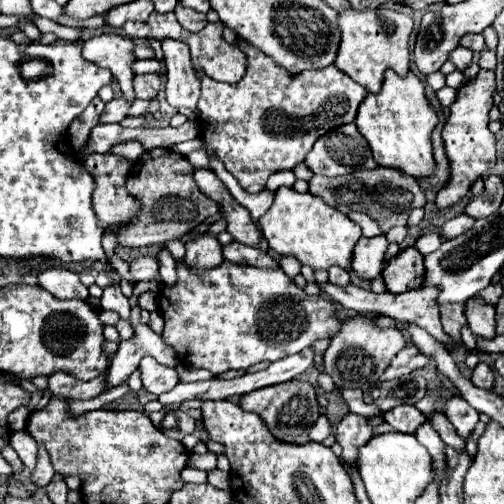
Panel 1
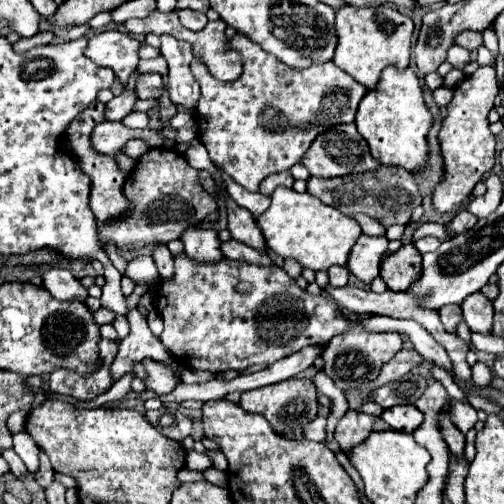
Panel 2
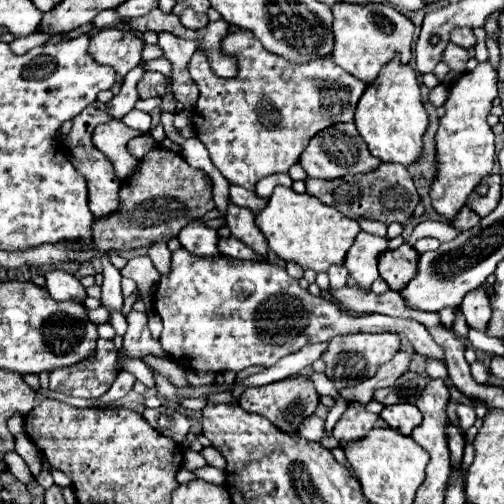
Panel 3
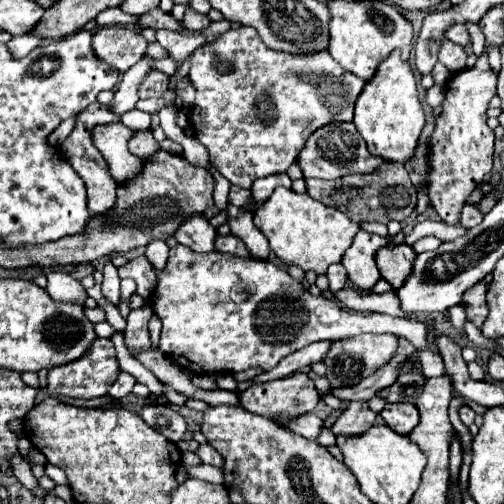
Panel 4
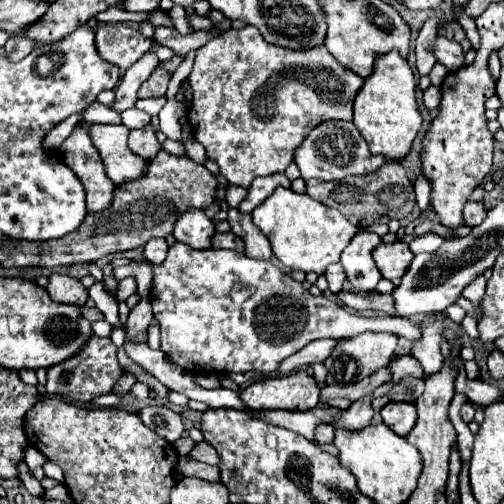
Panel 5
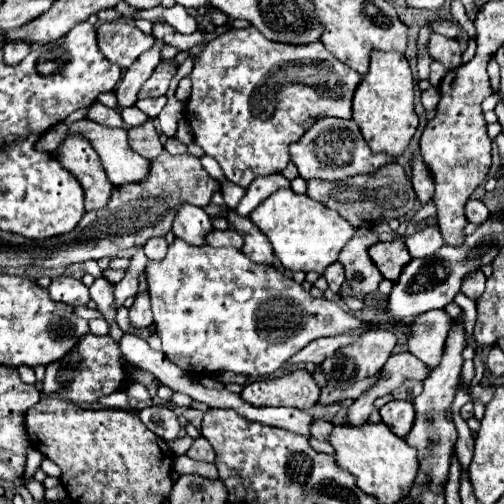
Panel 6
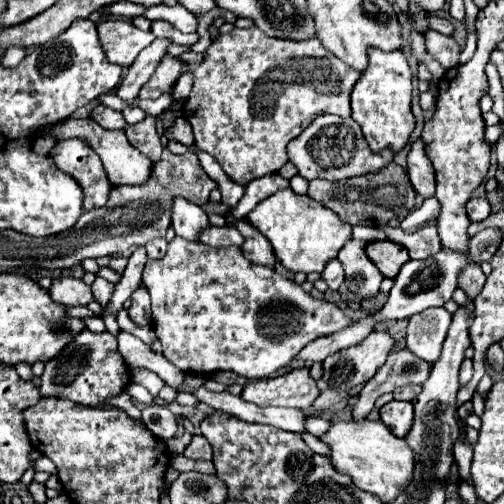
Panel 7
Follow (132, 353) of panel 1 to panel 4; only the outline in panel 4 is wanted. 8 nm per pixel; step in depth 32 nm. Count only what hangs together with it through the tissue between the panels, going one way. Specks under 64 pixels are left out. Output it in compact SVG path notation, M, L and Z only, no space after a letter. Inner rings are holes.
M146 302L142 308L136 308L128 314L126 322L126 332L124 332L124 338L126 338L126 346L136 350L136 348L152 348L152 342L150 342L150 336L148 336L148 322L152 318L152 308L150 304Z

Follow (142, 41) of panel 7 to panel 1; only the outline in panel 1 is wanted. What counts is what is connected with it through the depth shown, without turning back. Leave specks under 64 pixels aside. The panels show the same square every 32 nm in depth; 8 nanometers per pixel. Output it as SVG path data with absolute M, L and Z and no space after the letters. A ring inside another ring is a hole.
M108 32L86 40L82 56L86 60L92 60L100 68L108 68L114 74L114 78L120 82L124 96L134 98L132 92L132 78L134 78L132 66L136 62L134 46L136 42L132 38Z

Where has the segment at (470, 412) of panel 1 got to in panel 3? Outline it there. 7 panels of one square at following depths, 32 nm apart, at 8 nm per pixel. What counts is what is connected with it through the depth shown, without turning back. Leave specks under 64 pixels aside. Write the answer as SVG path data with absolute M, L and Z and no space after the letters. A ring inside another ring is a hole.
M458 404L458 420L460 420L460 426L464 428L464 430L468 430L472 424L474 424L474 420L476 420L476 412L474 412L474 408L472 406L466 406L466 404Z

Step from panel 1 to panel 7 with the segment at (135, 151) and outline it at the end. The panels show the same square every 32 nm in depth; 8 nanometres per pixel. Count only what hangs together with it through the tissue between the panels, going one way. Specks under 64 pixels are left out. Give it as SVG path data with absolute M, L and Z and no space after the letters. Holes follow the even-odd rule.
M164 114L160 116L146 116L142 122L138 124L128 124L124 128L130 144L134 148L138 148L140 152L144 152L152 162L160 160L162 156L162 144L160 144L160 136L156 132L156 122L162 120Z

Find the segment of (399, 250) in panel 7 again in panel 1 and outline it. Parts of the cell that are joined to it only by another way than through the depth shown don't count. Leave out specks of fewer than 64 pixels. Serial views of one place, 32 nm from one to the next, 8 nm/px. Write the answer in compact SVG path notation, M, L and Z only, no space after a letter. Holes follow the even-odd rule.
M414 246L400 250L394 258L390 258L386 262L386 266L382 270L382 278L386 282L386 288L394 294L418 288L424 278L422 260L424 260L424 256Z

